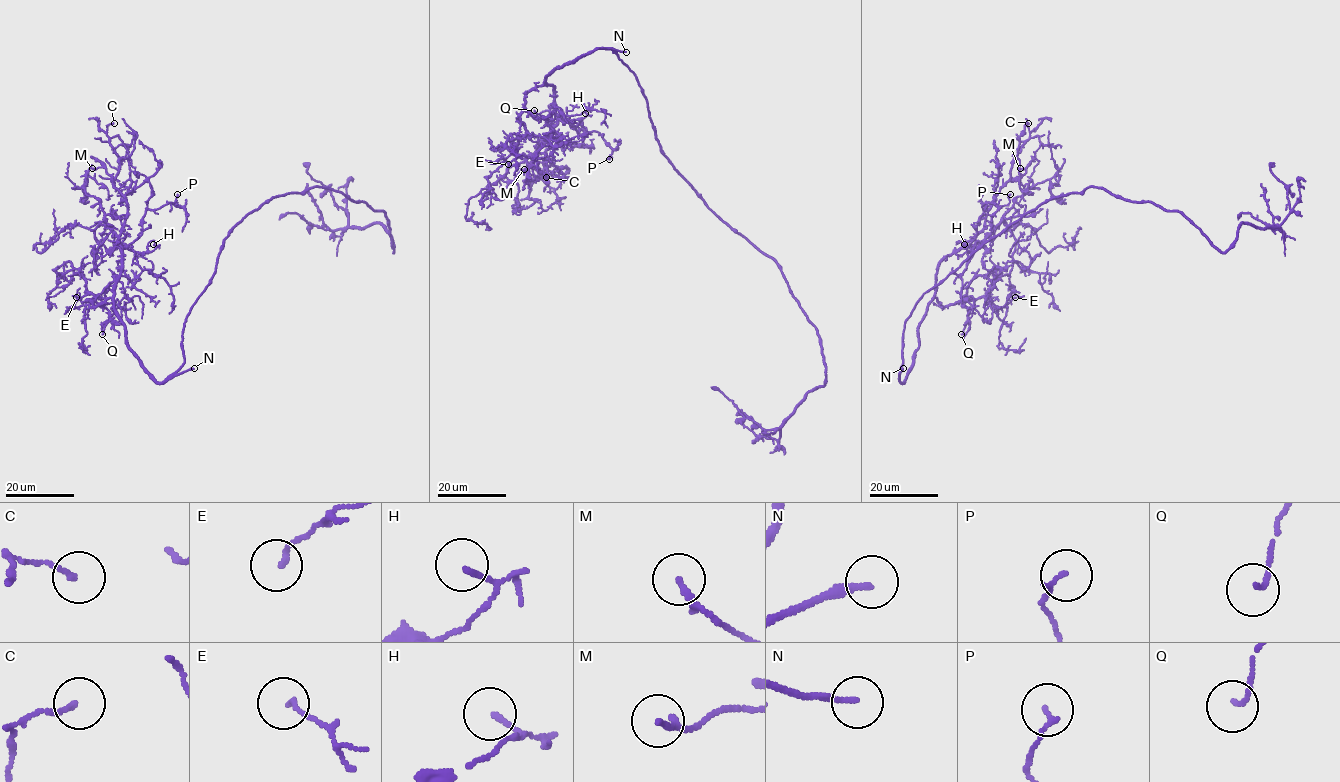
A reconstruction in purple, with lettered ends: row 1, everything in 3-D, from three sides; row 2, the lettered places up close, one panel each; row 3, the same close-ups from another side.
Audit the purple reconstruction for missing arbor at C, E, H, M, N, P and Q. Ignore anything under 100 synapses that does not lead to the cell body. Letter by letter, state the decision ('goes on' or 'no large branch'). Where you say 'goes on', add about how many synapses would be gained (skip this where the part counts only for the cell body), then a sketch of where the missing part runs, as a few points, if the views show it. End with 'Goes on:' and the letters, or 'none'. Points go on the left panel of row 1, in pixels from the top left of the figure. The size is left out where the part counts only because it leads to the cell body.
C: no large branch
E: no large branch
H: no large branch
M: no large branch
N: goes on
P: no large branch
Q: no large branch
Goes on: N

